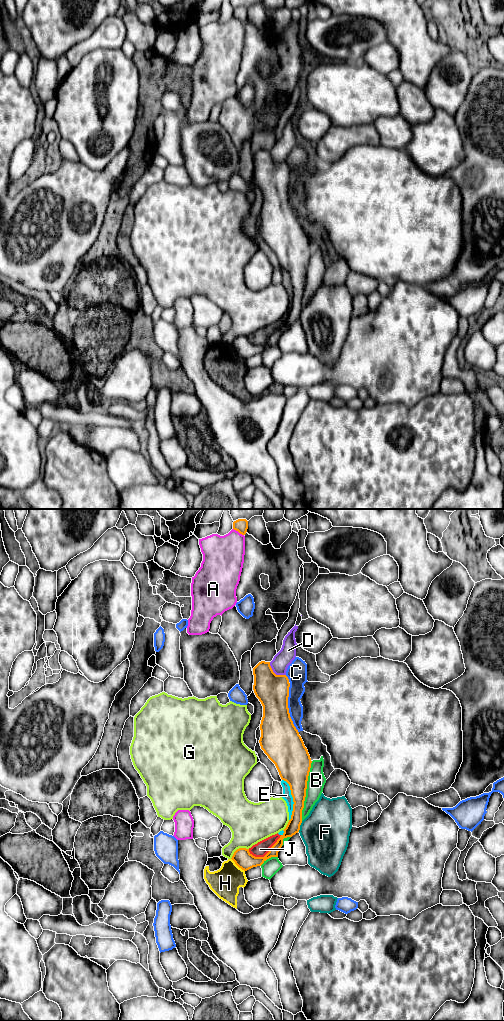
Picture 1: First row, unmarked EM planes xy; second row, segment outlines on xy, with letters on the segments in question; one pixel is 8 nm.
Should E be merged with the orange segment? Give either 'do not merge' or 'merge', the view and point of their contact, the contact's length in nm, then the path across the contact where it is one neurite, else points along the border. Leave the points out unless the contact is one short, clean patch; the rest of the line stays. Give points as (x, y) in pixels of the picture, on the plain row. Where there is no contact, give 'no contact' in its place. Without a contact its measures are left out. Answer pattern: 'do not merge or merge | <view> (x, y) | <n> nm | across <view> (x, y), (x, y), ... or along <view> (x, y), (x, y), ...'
do not merge | xy (293, 287) | 340 nm

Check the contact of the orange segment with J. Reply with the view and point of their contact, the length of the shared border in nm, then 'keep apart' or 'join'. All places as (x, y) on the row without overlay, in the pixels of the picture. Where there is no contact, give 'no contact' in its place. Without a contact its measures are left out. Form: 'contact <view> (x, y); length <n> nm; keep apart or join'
contact xy (267, 341); length 300 nm; keep apart

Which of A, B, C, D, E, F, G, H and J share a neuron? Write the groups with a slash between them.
A / B / C / D / E H J / F / G

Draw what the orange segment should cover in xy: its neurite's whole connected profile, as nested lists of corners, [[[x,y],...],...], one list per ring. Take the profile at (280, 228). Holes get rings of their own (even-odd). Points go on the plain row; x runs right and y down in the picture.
[[[265,149],[259,150],[253,156],[253,163],[253,178],[263,194],[259,231],[264,241],[275,252],[281,267],[289,272],[294,292],[291,307],[283,318],[284,321],[264,345],[255,345],[246,336],[239,336],[234,340],[231,347],[244,359],[261,354],[271,345],[278,345],[283,327],[299,320],[312,251],[290,205],[288,165],[276,163],[270,150]]]

